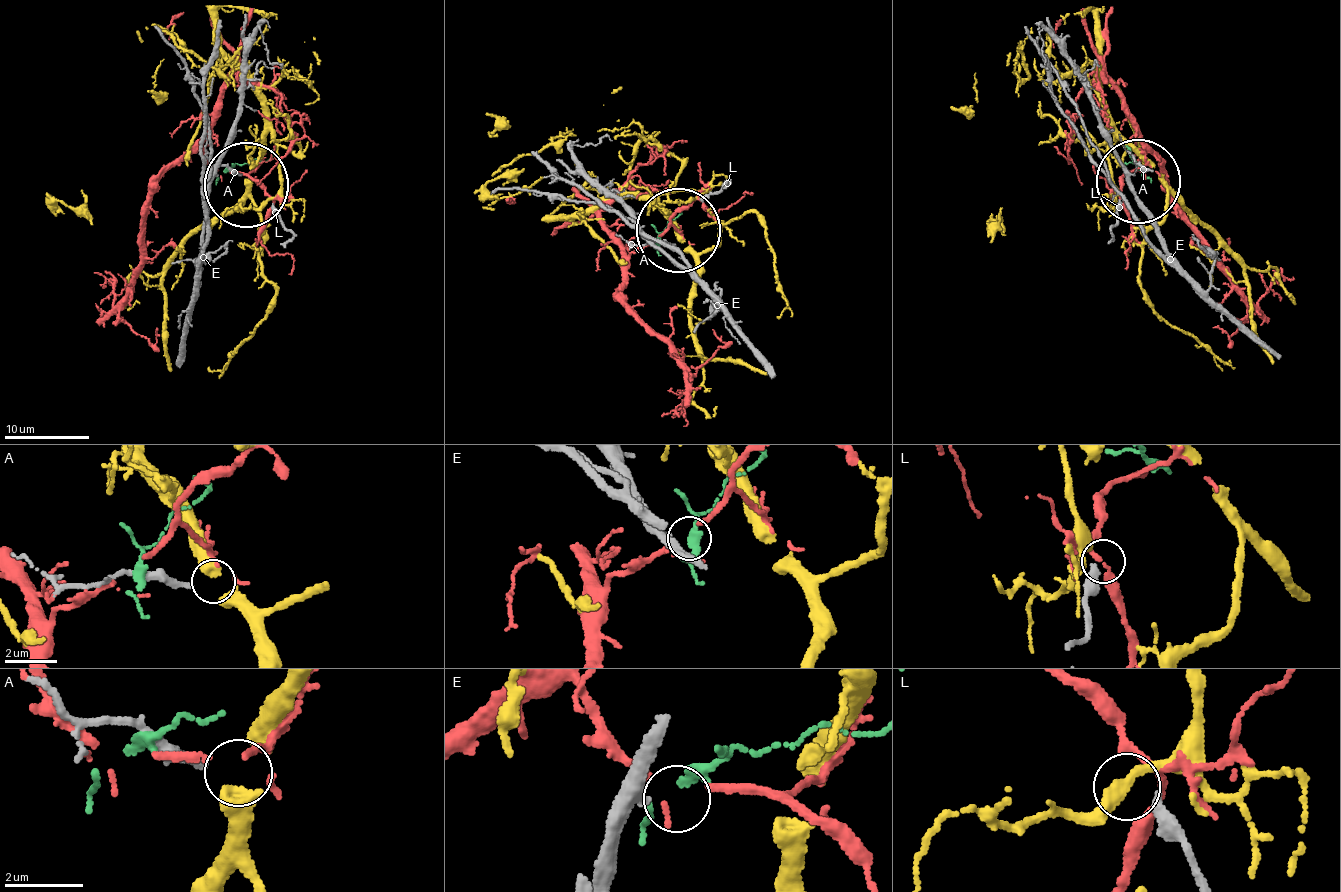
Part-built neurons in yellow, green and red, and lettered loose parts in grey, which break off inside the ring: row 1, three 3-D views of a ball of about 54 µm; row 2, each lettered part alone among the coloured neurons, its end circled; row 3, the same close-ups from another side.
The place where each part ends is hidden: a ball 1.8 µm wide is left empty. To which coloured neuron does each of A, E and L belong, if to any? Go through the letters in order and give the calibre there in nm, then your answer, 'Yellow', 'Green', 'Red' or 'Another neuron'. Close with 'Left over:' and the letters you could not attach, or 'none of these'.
A: Thickness 220 nm. Yellow
E: Thickness 220 nm. Green
L: Thickness 400 nm. Red
Left over: none of these

